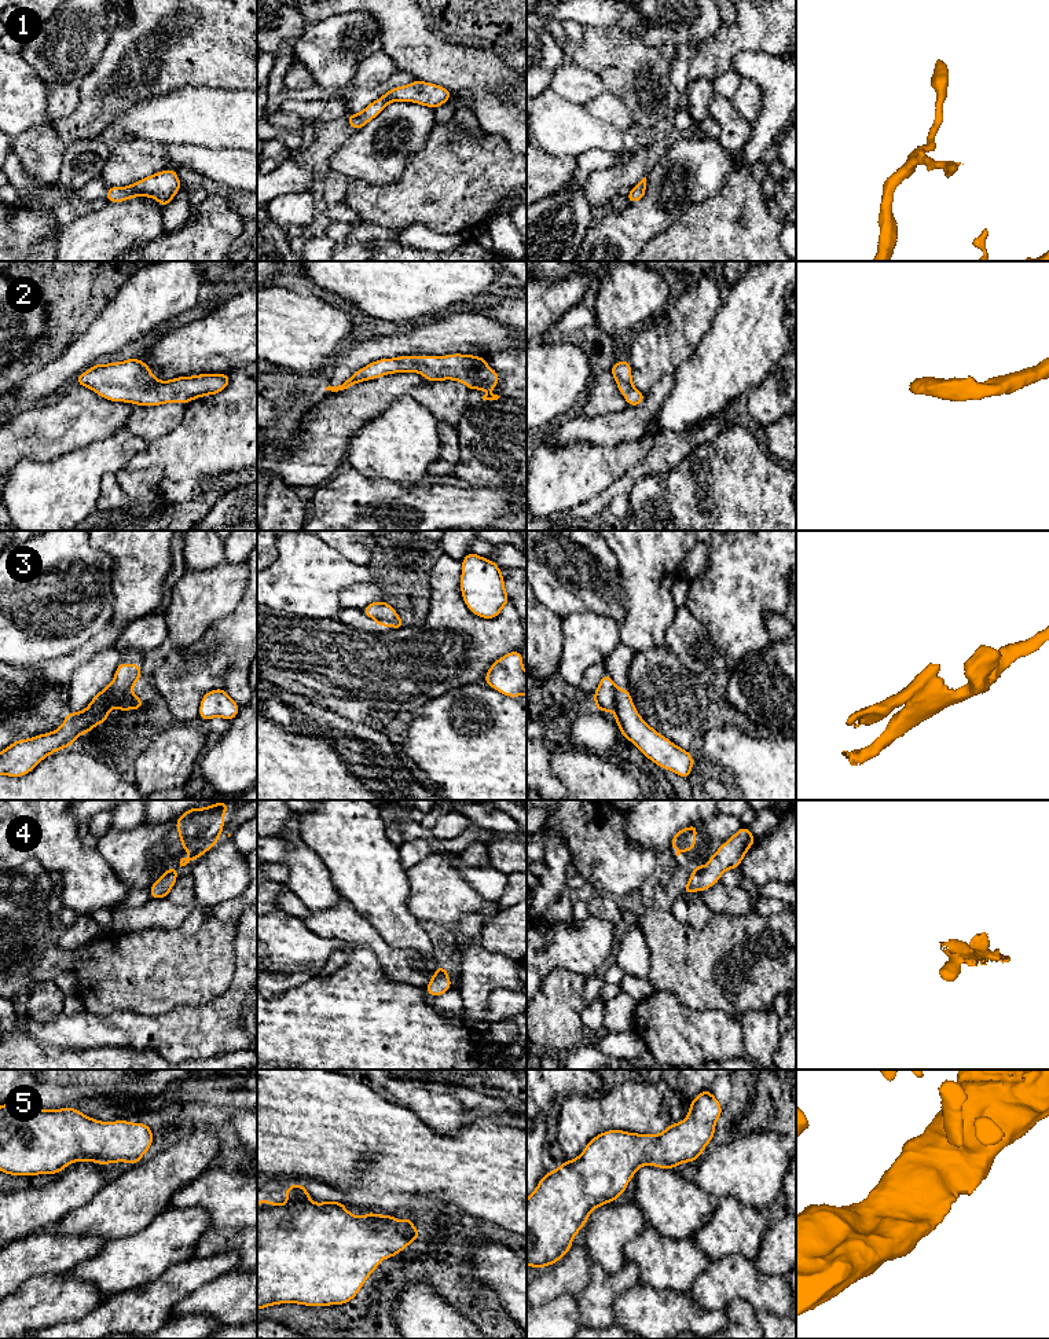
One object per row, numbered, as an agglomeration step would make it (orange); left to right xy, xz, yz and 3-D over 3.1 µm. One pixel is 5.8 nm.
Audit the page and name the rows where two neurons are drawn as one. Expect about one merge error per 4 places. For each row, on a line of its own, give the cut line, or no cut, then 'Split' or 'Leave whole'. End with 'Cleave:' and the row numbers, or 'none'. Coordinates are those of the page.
1: No split. Leave whole
2: No split. Leave whole
3: Split along yz (613, 686), (615, 711). Split
4: Split along xz (436, 968), (446, 972). Split
5: No split. Leave whole
Cleave: 3, 4

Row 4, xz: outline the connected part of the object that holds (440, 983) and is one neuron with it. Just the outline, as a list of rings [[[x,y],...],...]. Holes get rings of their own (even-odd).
[[[437,966],[432,980],[426,986],[426,993],[432,997],[437,997],[447,993],[450,988],[451,979],[447,976],[447,972]]]

